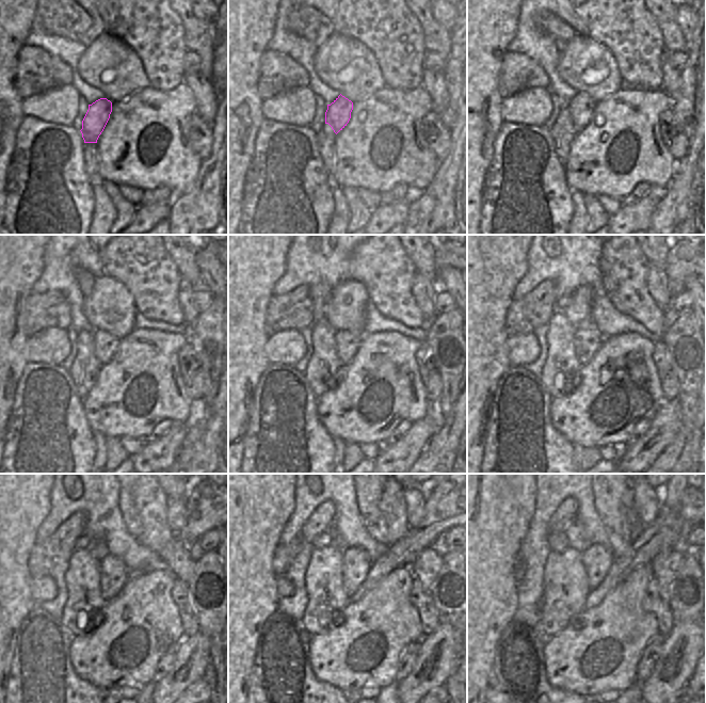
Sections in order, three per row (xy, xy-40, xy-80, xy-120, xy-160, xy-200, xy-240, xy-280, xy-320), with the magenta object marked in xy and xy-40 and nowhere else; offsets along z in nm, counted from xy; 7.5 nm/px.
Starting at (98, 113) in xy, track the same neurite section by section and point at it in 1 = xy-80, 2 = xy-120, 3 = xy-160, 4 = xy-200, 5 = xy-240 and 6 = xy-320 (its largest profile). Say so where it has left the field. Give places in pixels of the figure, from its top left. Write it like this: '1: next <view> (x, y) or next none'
1: next xy-80 (581, 106)
2: next xy-120 (106, 345)
3: next xy-160 (347, 344)
4: next xy-200 (588, 339)
5: next xy-240 (113, 574)
6: next xy-320 (597, 559)

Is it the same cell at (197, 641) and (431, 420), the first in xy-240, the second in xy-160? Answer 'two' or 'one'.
one

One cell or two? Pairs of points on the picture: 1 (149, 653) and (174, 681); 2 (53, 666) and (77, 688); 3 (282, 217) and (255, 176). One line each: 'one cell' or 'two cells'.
1: two cells
2: one cell
3: one cell

